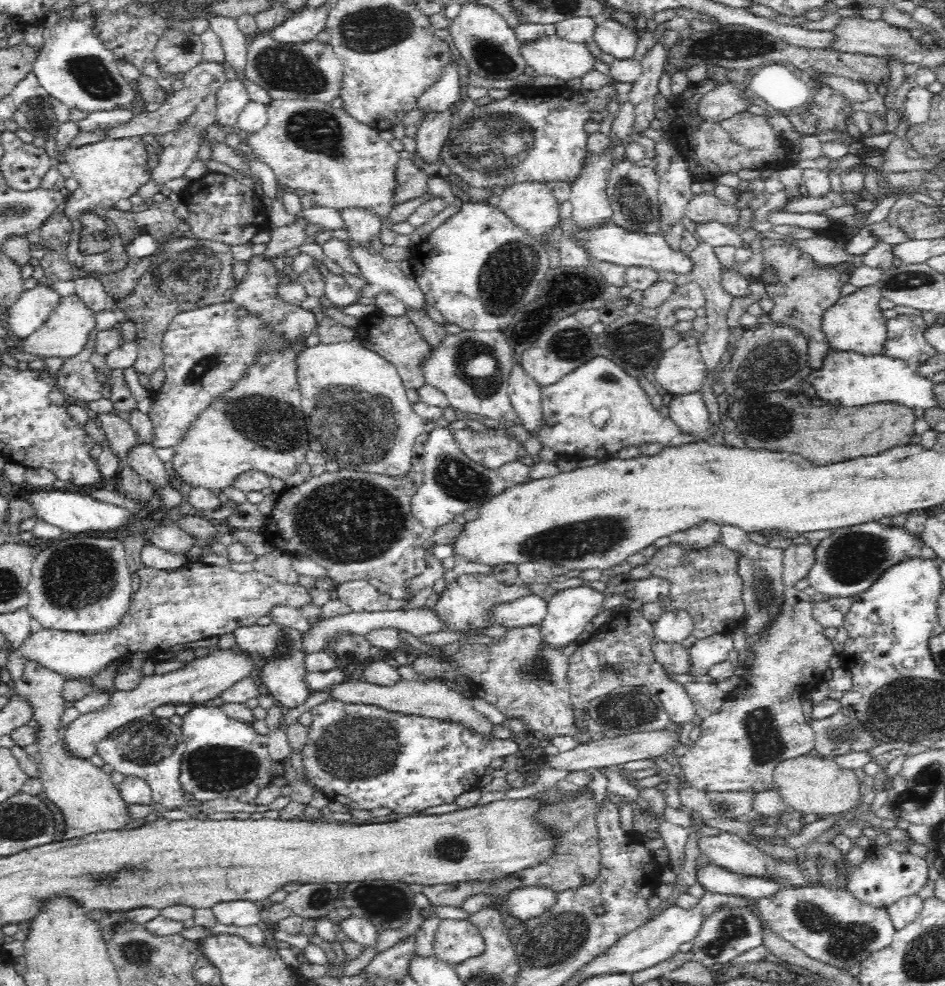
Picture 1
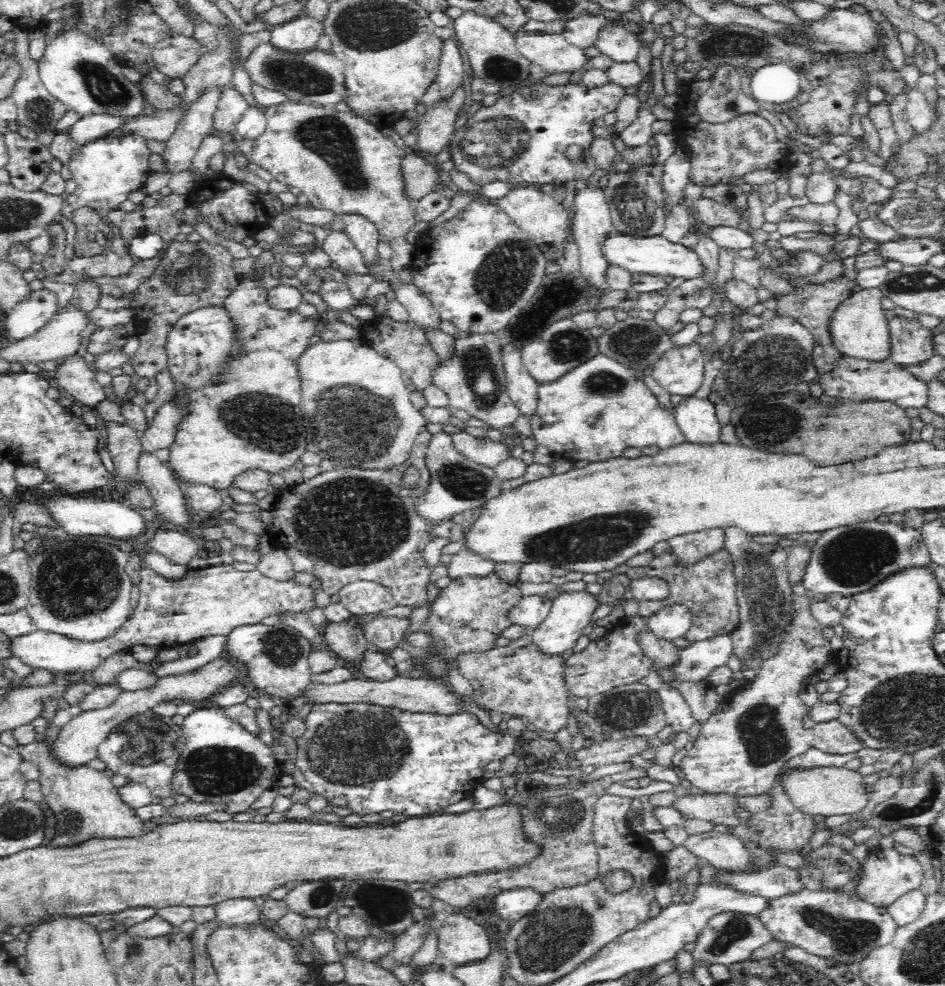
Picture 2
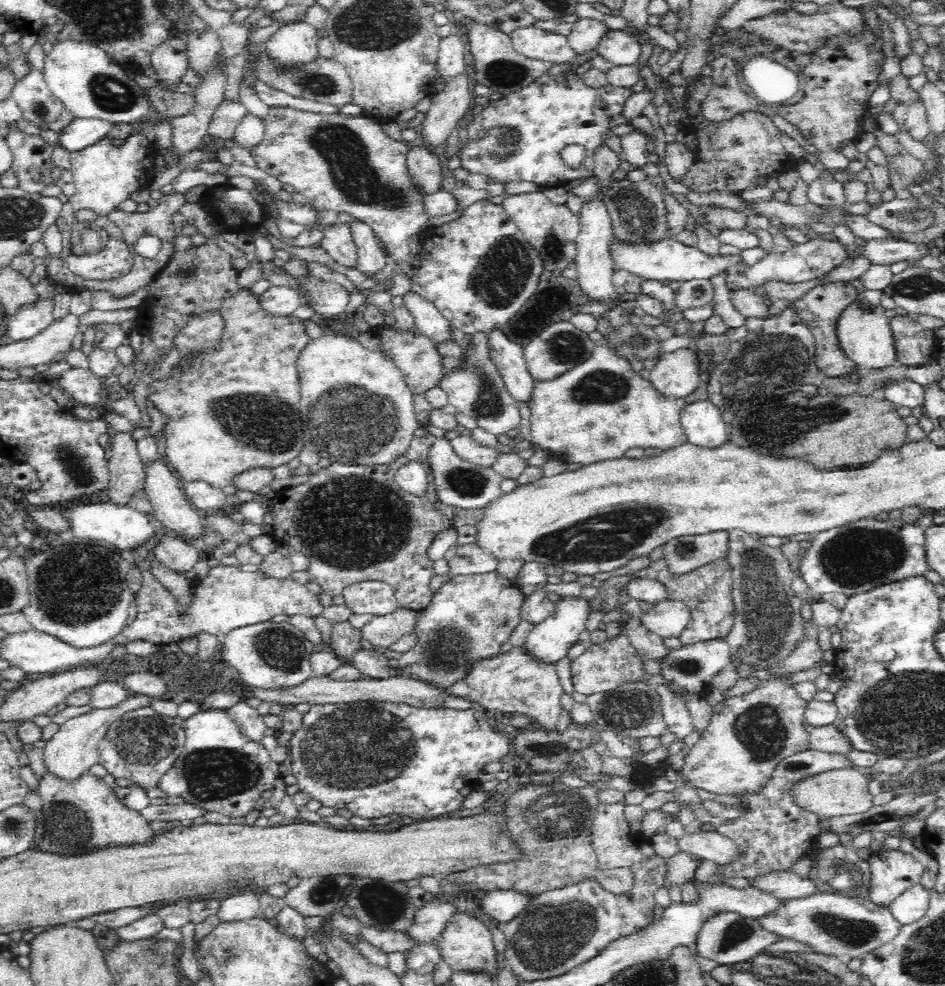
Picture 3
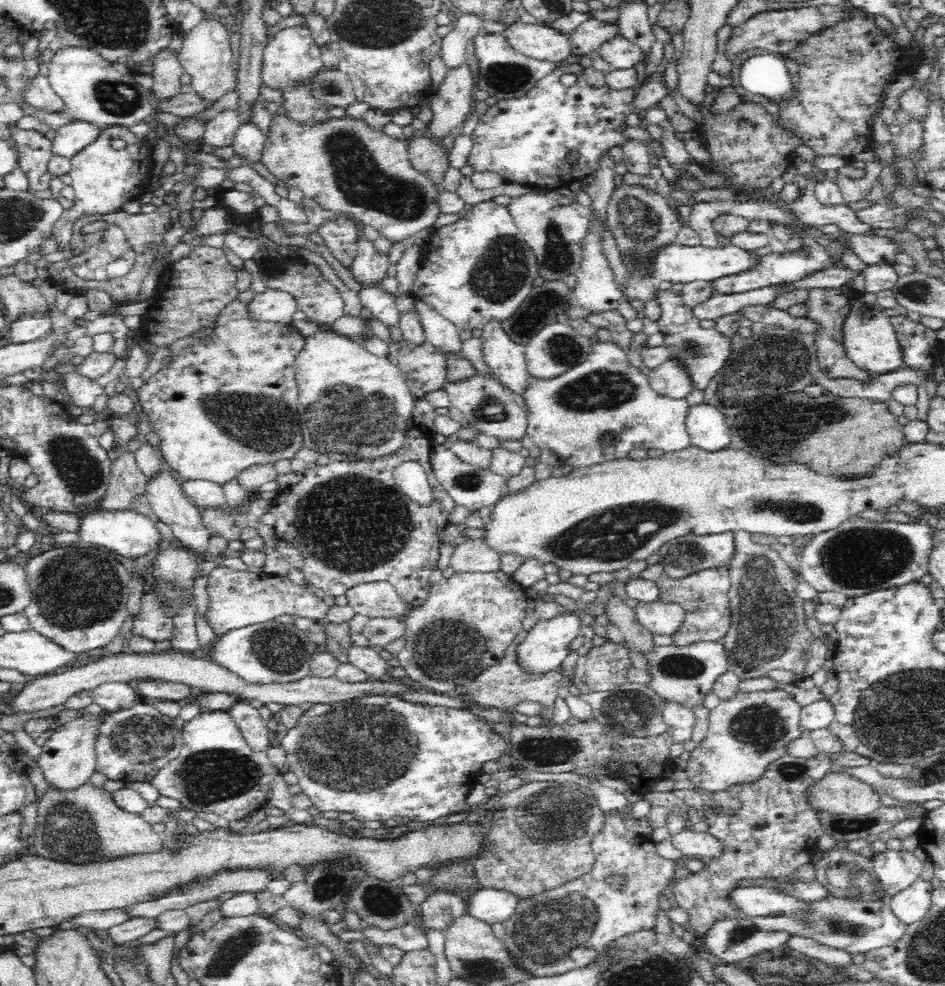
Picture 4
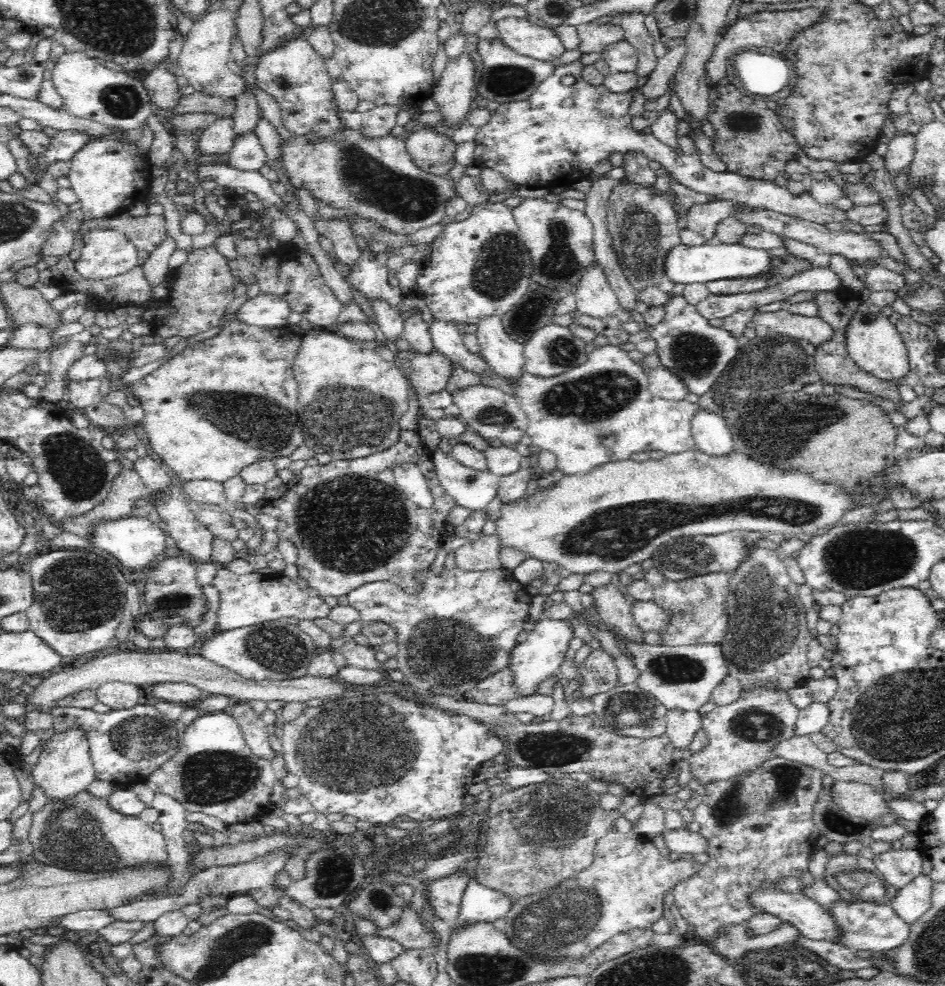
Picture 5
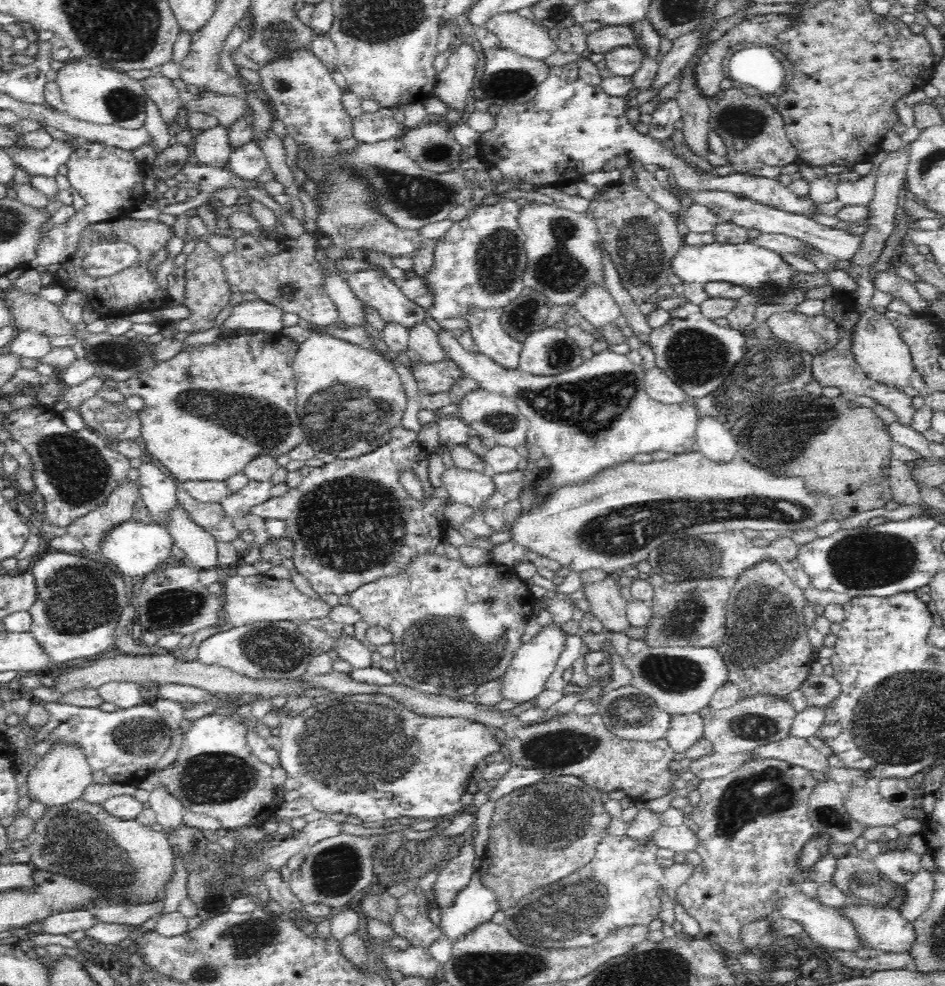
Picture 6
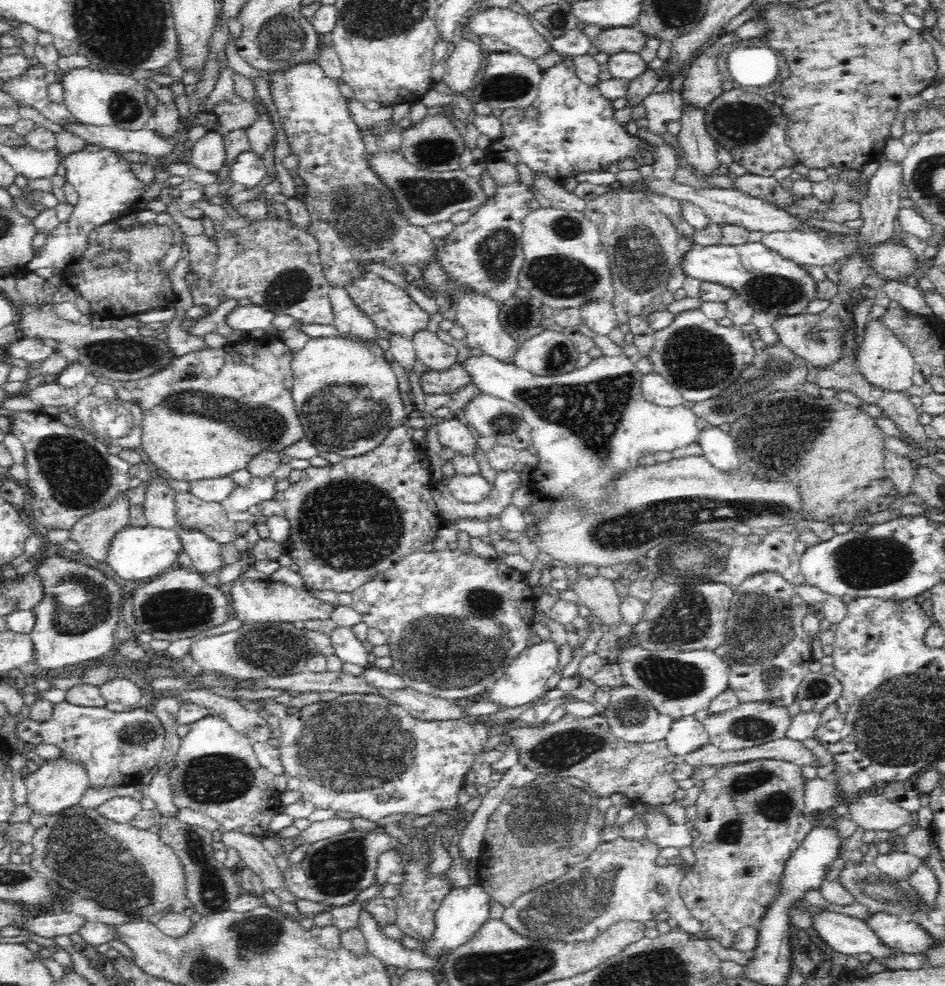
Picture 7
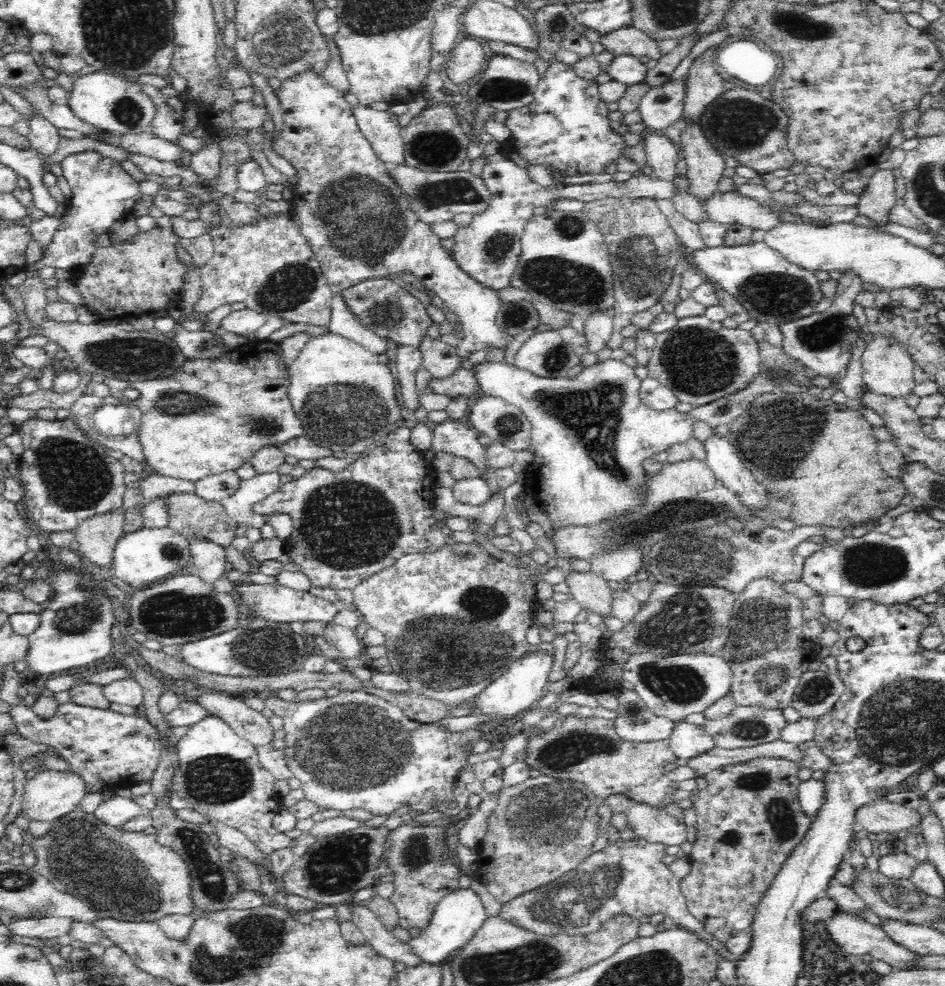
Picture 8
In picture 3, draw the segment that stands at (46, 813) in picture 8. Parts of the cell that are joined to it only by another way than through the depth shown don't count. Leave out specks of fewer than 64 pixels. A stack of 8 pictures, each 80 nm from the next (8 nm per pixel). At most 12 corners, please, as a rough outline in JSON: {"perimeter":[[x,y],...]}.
{"perimeter":[[133,693],[114,708],[61,724],[42,746],[54,779],[74,785],[99,763],[98,744],[126,712],[154,698]]}

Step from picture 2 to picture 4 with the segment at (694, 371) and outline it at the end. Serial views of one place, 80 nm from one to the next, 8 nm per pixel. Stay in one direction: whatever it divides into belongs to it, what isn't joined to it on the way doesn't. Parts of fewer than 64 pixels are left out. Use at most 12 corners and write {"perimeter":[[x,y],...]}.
{"perimeter":[[670,360],[652,369],[652,390],[684,400],[693,389],[690,375]]}

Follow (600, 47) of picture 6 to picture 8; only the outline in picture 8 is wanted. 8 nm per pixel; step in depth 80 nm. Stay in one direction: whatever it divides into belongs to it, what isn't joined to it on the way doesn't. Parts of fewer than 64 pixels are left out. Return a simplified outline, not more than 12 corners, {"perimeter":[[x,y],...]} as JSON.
{"perimeter":[[632,26],[601,35],[615,56],[664,56],[654,38]]}

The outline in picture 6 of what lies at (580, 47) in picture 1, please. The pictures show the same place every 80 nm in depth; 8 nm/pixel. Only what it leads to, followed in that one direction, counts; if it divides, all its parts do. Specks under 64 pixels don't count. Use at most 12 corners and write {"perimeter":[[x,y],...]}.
{"perimeter":[[517,12],[491,14],[478,28],[502,48],[544,60],[557,44]]}

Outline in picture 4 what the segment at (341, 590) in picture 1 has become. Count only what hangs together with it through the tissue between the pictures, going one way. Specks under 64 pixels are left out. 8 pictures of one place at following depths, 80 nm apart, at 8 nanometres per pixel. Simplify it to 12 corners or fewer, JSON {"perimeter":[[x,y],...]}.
{"perimeter":[[500,569],[455,572],[419,604],[388,582],[345,596],[397,618],[414,690],[460,697],[526,616]]}

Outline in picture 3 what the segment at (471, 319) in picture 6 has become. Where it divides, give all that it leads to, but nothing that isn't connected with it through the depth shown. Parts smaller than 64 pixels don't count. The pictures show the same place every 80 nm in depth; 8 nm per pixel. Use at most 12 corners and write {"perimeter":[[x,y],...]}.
{"perimeter":[[501,328],[487,333],[488,357],[514,399],[528,404],[534,380],[524,347]]}

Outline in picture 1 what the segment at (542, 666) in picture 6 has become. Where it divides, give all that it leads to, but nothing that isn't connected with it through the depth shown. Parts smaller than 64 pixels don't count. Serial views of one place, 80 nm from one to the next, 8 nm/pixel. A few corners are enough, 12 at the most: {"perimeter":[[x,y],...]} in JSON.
{"perimeter":[[588,584],[548,597],[539,640],[562,651],[602,610]]}

